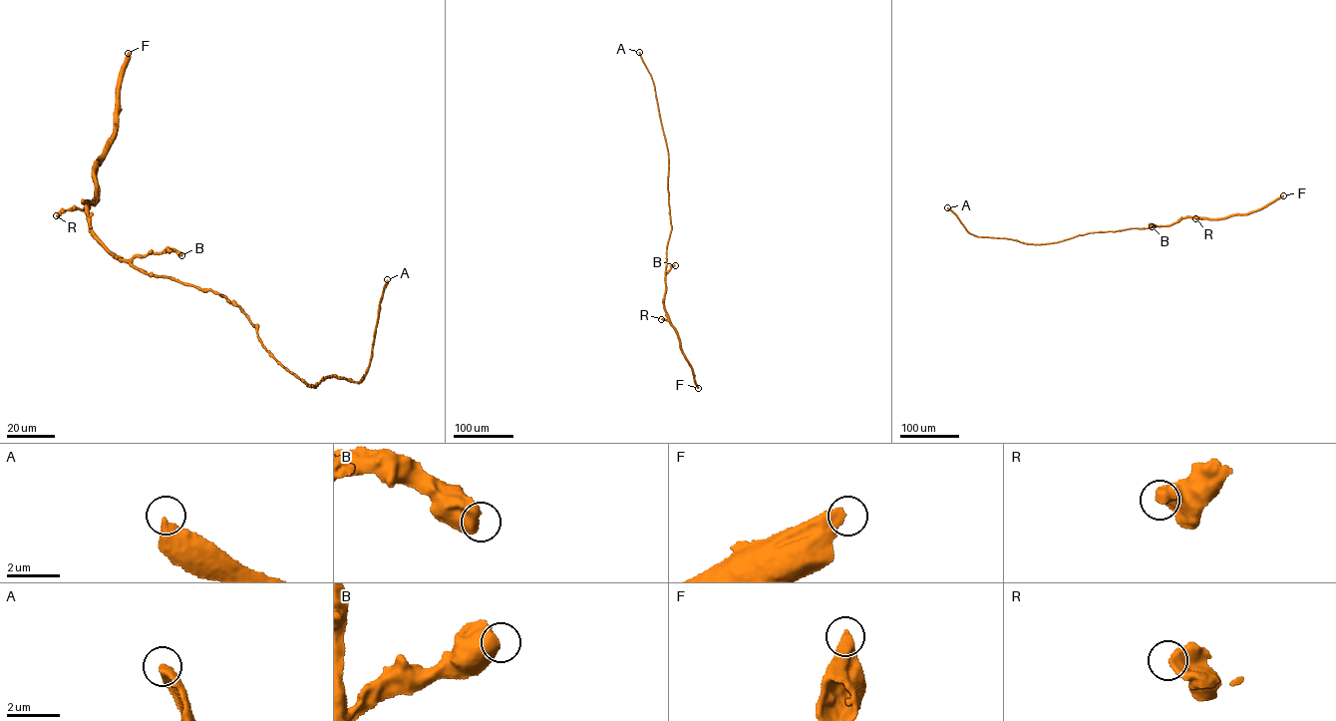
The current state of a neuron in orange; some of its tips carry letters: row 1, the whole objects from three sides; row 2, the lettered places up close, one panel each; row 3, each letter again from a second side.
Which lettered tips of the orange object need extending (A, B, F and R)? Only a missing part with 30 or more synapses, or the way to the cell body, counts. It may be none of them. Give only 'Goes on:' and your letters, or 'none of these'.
Goes on: A

